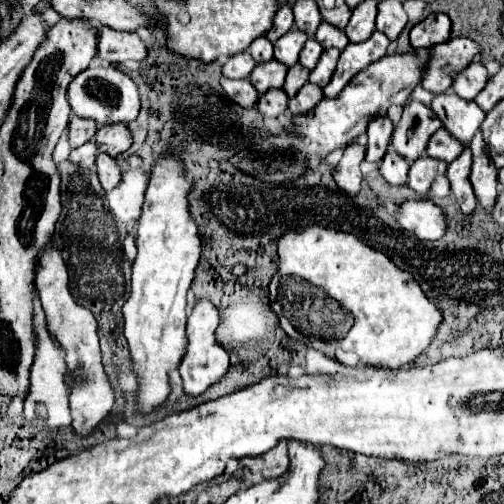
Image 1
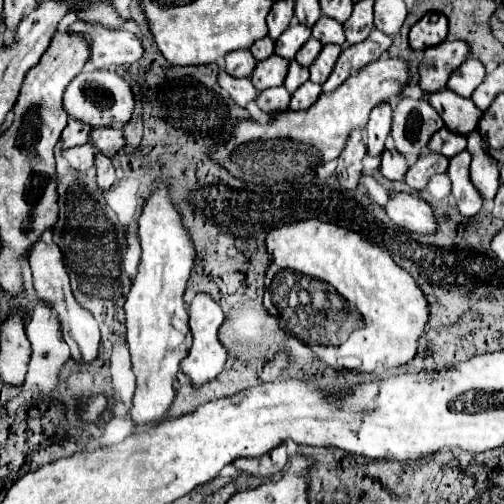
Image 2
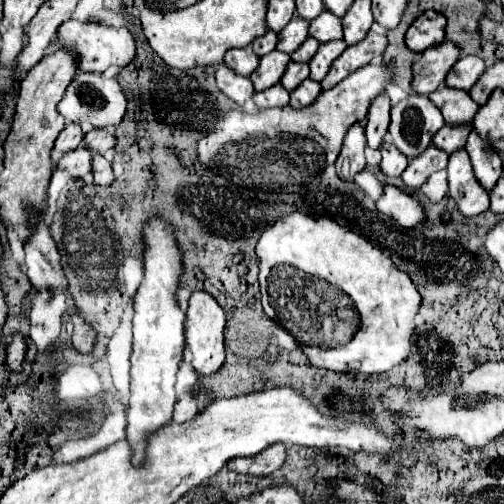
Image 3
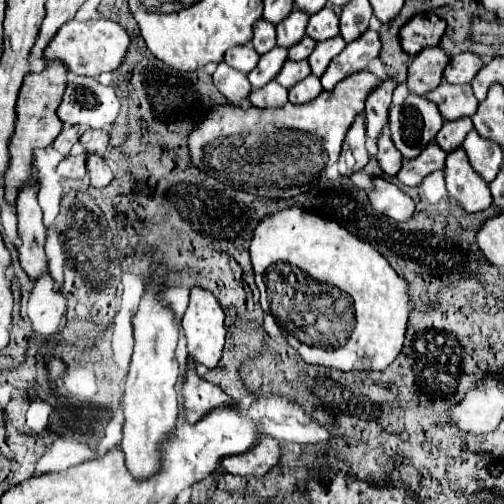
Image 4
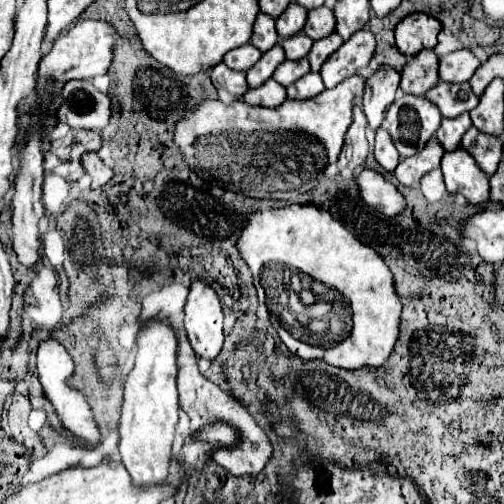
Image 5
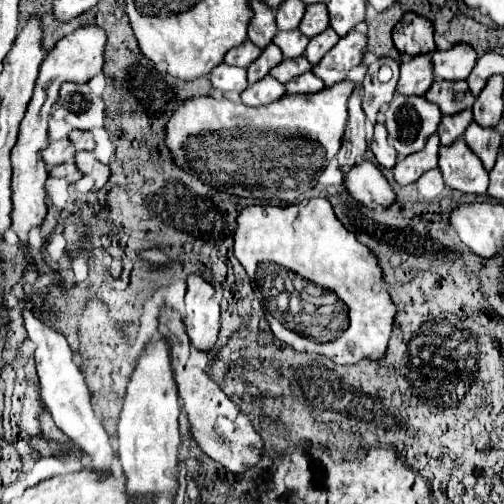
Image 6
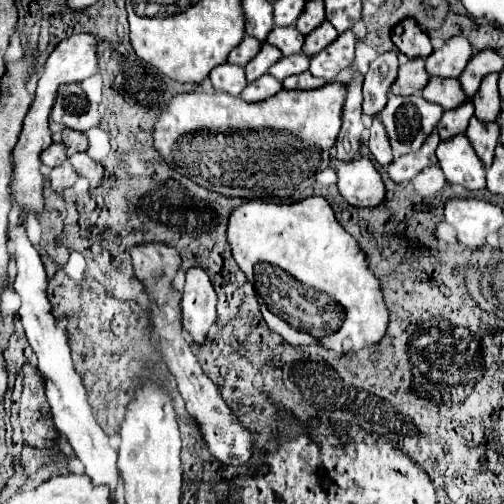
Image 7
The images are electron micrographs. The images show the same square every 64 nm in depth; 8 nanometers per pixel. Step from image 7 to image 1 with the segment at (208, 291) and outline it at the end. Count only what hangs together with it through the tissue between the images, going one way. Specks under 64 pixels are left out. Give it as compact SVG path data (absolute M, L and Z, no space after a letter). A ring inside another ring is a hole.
M208 300L196 302L196 306L188 318L188 326L186 326L186 336L188 336L186 354L182 356L182 362L178 366L180 376L182 376L182 388L188 396L204 394L206 388L216 384L228 372L228 366L230 366L228 352L216 342L216 336L214 336L218 322L220 322L218 310L212 306L212 302L208 302Z

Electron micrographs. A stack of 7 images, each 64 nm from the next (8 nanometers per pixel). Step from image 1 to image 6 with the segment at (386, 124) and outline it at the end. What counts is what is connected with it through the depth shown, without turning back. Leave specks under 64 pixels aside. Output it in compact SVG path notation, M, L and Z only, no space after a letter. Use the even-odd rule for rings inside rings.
M376 60L372 66L368 66L368 74L362 82L364 88L364 98L362 98L362 108L366 118L376 124L380 110L392 102L396 94L396 82L398 82L398 64L394 60ZM382 66L390 66L392 78L388 82L378 80L378 72Z

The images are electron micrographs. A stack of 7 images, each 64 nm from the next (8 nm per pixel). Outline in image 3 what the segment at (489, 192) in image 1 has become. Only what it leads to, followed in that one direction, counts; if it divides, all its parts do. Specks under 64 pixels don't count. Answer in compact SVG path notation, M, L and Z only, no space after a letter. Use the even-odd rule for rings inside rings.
M474 130L468 136L466 152L470 154L476 180L484 190L490 192L496 186L498 178L502 176L500 156L496 156L496 152L492 152L492 148L488 148L488 144L484 144L484 140L480 140L480 136Z

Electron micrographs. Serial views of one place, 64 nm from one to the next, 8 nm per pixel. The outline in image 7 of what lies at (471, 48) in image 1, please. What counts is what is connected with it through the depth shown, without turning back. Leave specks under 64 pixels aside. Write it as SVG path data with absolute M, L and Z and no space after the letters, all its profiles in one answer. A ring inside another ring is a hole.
M412 58L398 70L396 84L392 86L394 94L412 96L414 92L420 92L430 80L430 74L424 68L424 58Z

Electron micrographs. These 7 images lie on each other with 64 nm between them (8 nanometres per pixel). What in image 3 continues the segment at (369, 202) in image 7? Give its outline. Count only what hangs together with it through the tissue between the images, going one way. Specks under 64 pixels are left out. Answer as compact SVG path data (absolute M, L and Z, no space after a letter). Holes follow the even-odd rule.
M384 186L384 194L376 202L376 208L382 214L394 218L404 228L418 228L426 220L422 204L414 196L402 192L394 186Z

